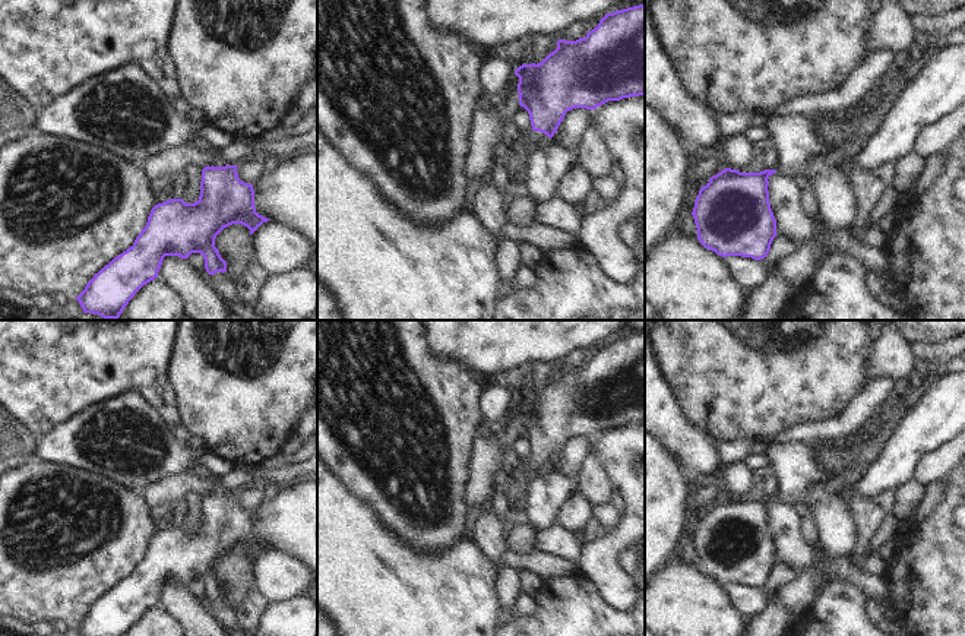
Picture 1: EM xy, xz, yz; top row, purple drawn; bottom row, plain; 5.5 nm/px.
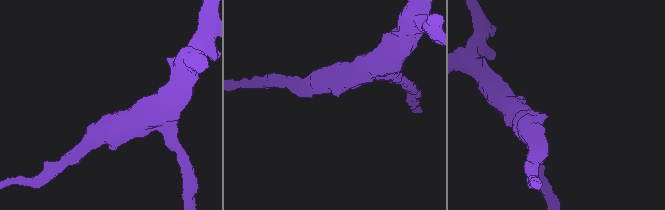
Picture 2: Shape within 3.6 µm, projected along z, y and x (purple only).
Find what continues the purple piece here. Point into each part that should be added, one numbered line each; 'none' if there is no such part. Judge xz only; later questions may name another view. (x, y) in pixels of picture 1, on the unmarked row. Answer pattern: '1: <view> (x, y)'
1: xz (530, 467).

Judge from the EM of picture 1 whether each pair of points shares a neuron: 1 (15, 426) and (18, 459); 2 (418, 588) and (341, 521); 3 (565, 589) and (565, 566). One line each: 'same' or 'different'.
1: same
2: same
3: different

